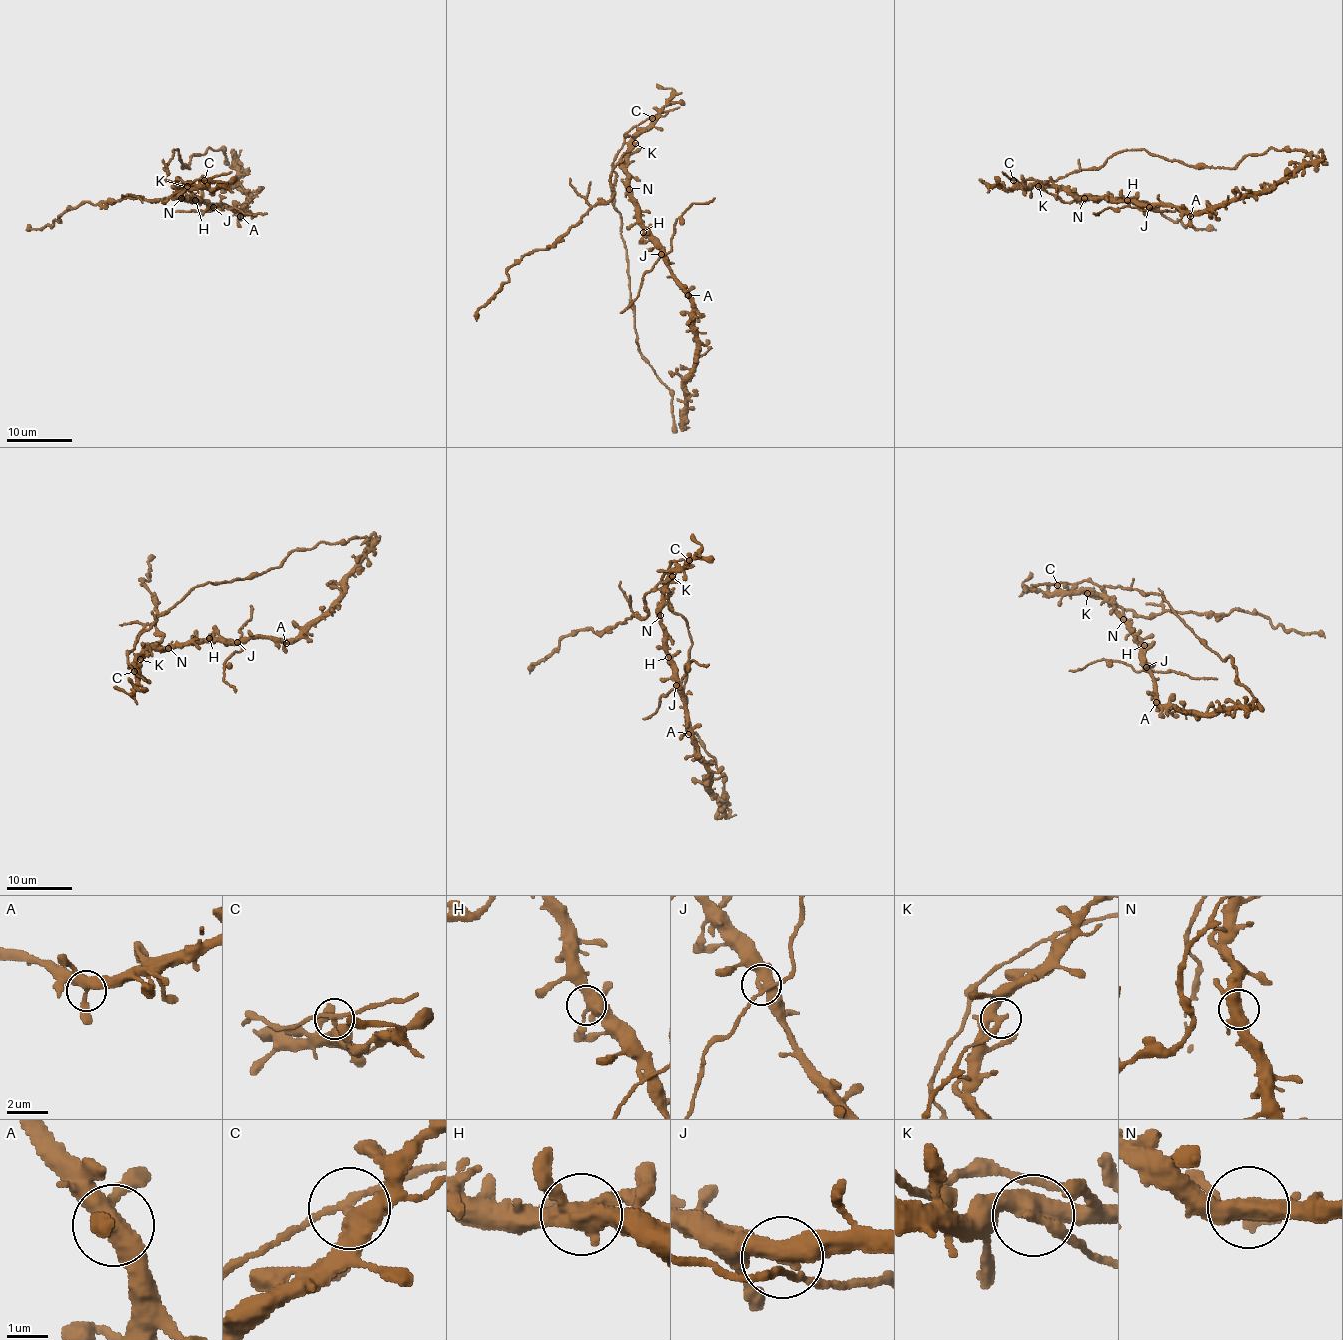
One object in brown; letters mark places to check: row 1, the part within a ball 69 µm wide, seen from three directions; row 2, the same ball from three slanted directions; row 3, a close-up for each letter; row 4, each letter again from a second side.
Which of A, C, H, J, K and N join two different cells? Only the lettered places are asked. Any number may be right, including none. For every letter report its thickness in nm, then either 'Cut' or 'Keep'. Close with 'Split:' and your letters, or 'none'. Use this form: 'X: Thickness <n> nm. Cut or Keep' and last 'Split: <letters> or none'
A: Thickness 400 nm. Keep
C: Thickness 240 nm. Cut
H: Thickness 440 nm. Keep
J: Thickness 400 nm. Cut
K: Thickness 360 nm. Cut
N: Thickness 440 nm. Keep
Split: C, J, K

